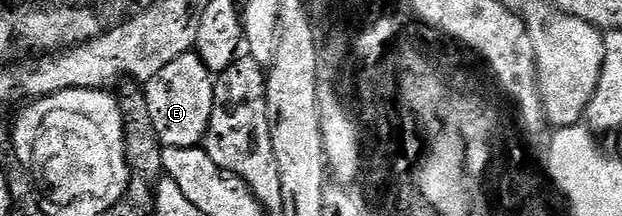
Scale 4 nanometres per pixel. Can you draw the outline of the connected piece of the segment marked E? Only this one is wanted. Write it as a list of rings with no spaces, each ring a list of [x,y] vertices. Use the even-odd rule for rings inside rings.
[[[189,53],[170,61],[166,69],[158,72],[158,77],[154,77],[147,83],[143,88],[143,93],[146,97],[146,105],[150,109],[150,121],[154,121],[154,129],[164,147],[200,147],[203,144],[204,135],[210,125],[210,115],[214,109],[215,88],[213,72],[206,69],[204,62],[195,53]]]

